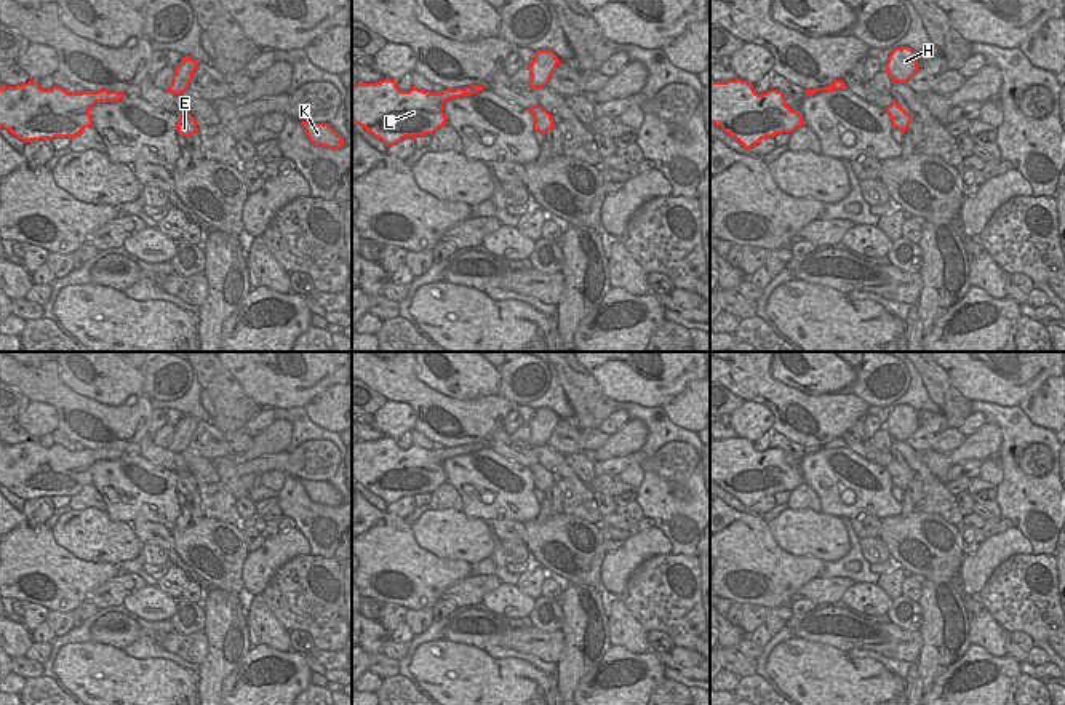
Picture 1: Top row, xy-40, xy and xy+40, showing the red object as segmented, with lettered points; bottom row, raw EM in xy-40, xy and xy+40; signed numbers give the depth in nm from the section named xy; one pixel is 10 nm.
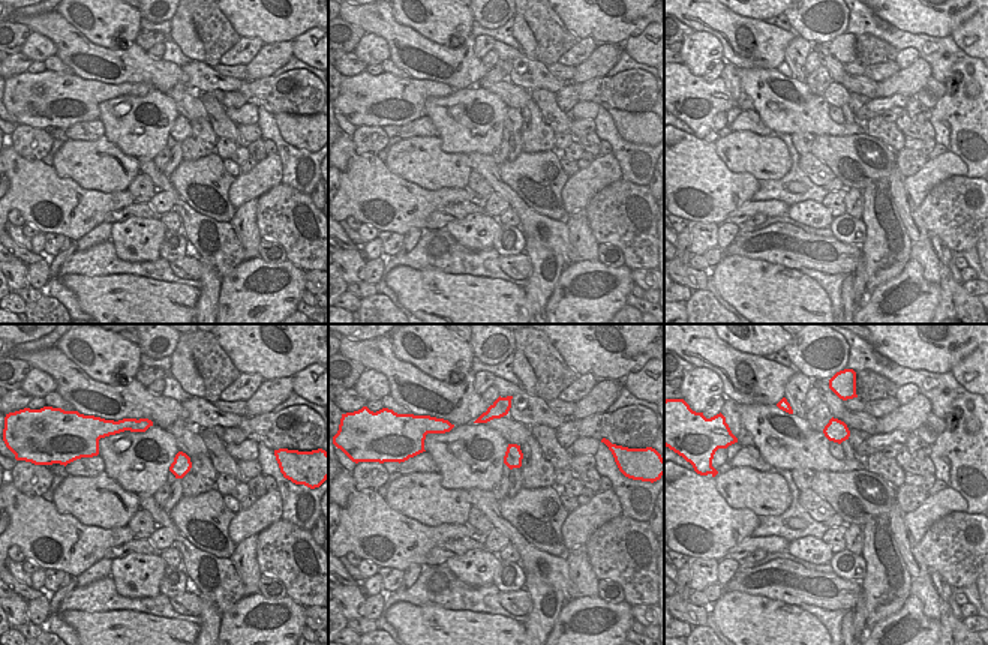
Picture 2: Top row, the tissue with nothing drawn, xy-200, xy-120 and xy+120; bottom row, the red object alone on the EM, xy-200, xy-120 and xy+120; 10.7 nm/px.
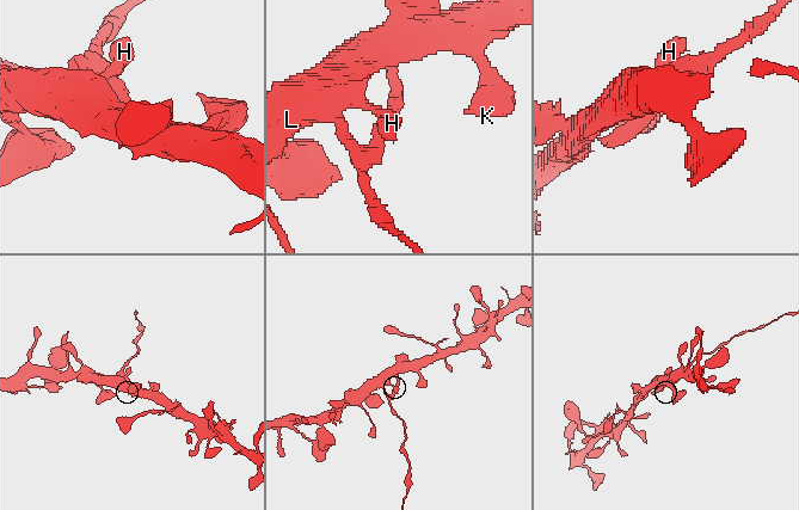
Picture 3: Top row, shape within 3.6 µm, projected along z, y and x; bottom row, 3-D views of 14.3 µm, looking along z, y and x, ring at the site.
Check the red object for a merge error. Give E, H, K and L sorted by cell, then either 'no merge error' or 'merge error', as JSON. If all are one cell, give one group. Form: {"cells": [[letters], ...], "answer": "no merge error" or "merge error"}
{"cells": [["E"], ["H", "K", "L"]], "answer": "merge error"}

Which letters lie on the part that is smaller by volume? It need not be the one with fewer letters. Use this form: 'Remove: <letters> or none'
Remove: E

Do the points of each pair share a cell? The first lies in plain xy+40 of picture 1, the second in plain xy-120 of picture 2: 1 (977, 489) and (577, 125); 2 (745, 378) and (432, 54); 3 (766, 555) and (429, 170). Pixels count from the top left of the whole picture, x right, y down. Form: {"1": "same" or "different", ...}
{"1": "same", "2": "same", "3": "different"}

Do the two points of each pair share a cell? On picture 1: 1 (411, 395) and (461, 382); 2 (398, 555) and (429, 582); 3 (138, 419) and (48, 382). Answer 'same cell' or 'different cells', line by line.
1: different cells
2: same cell
3: same cell

